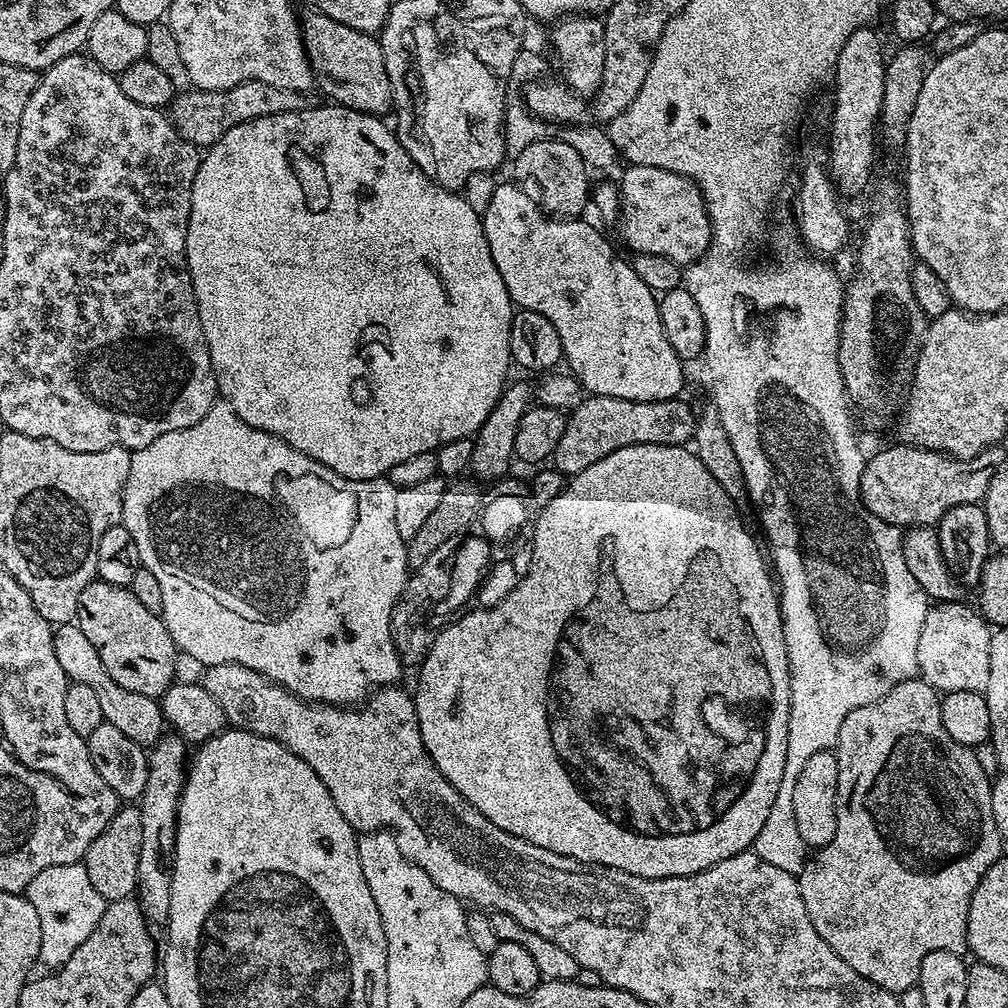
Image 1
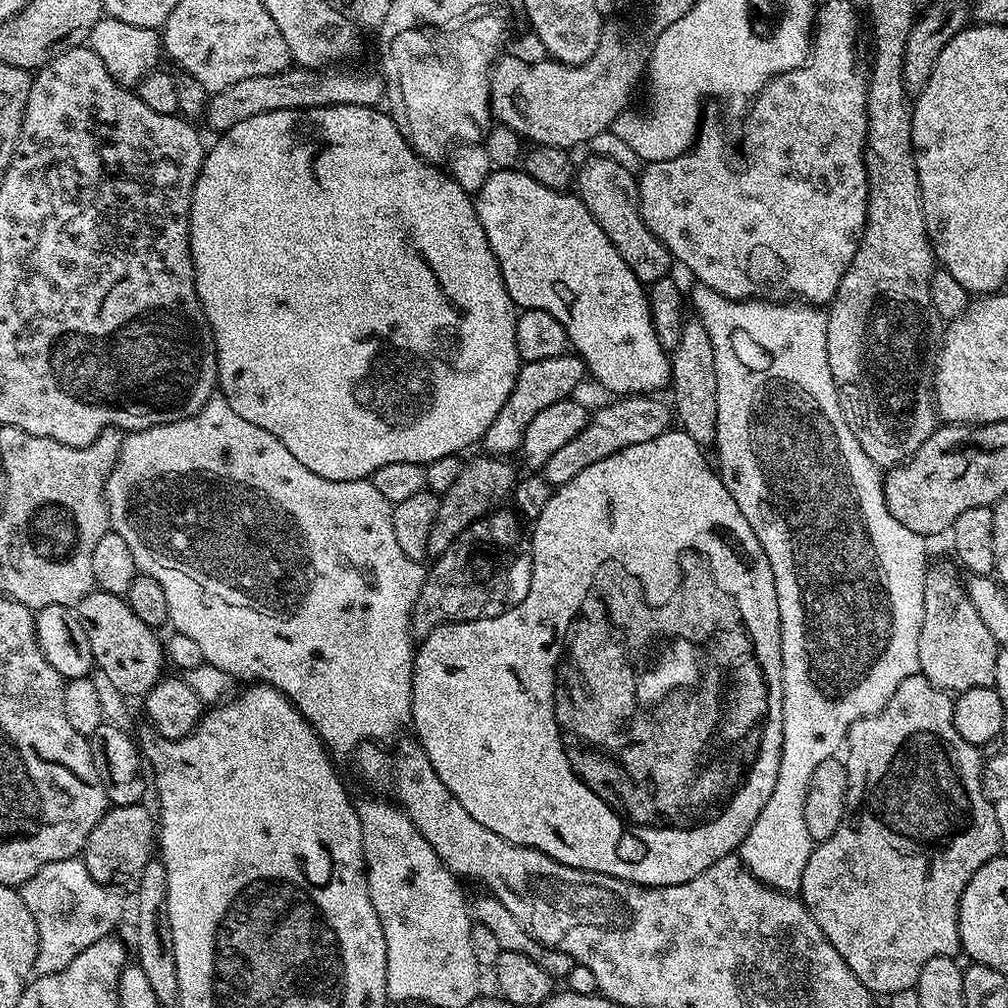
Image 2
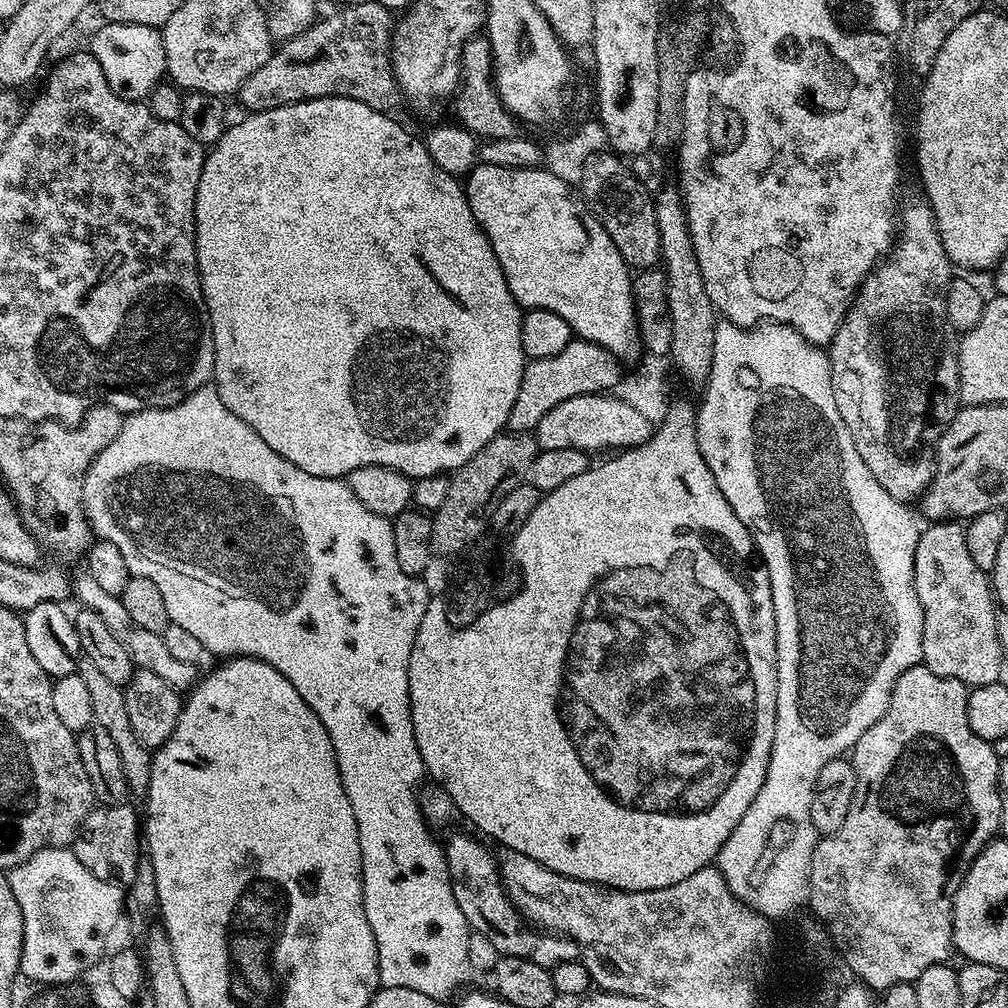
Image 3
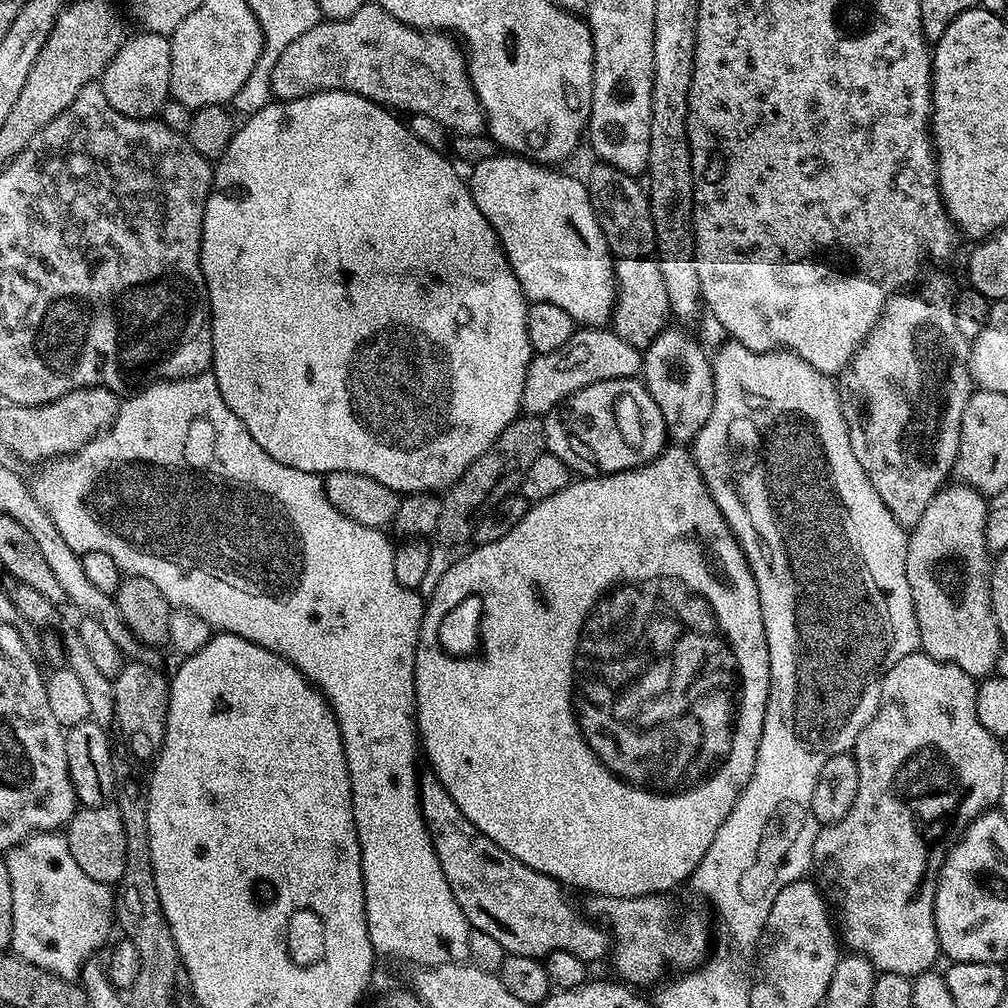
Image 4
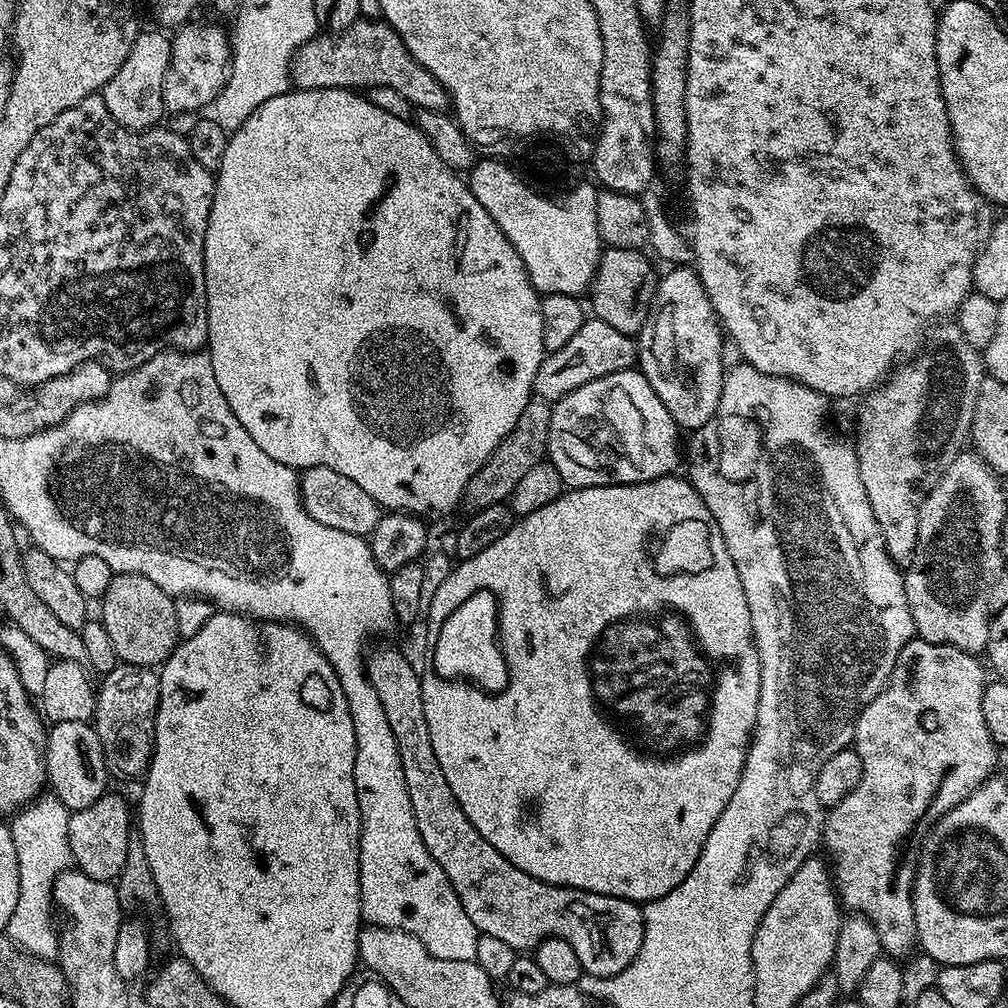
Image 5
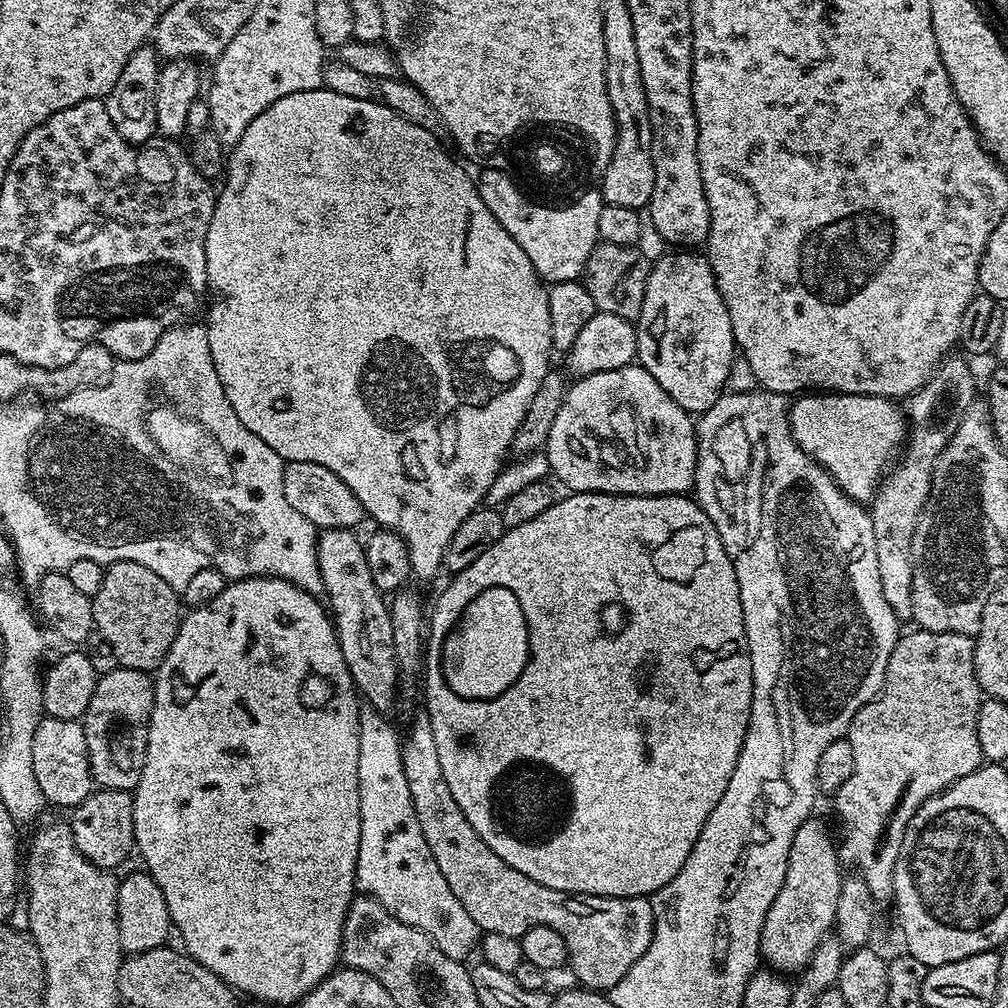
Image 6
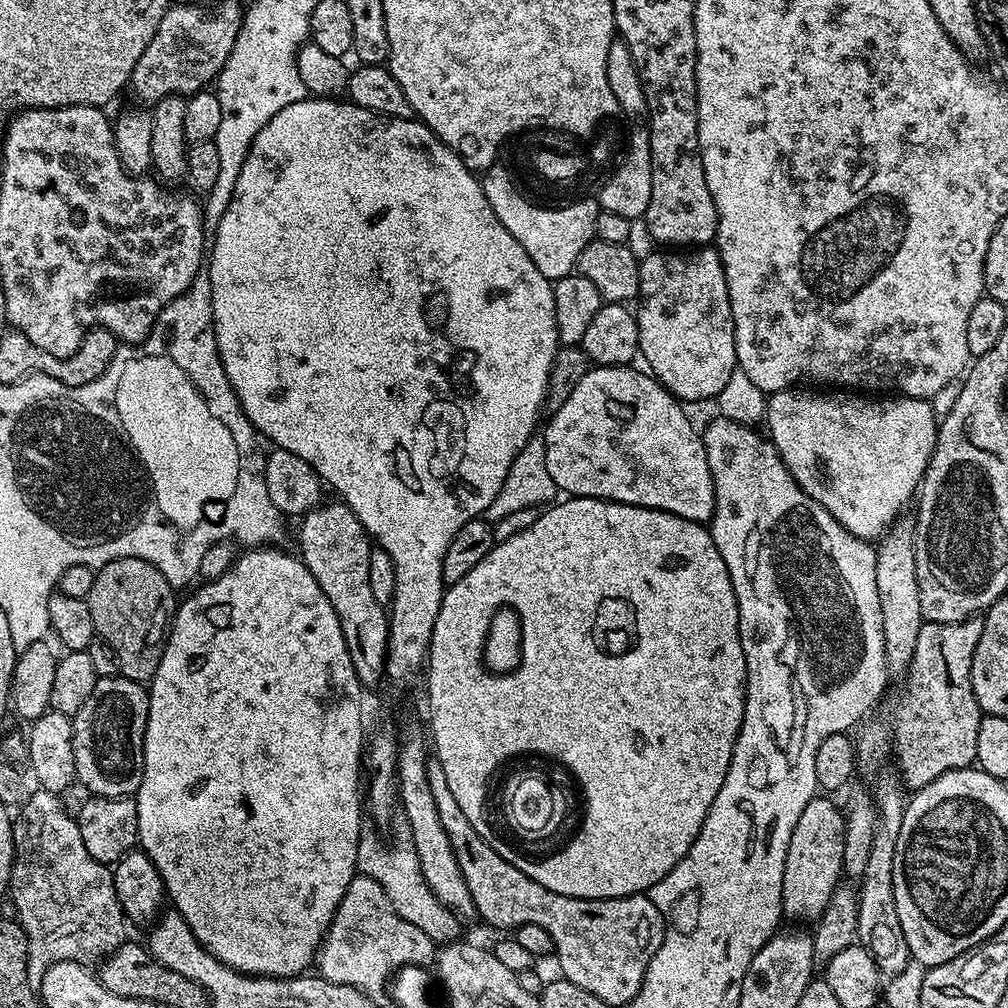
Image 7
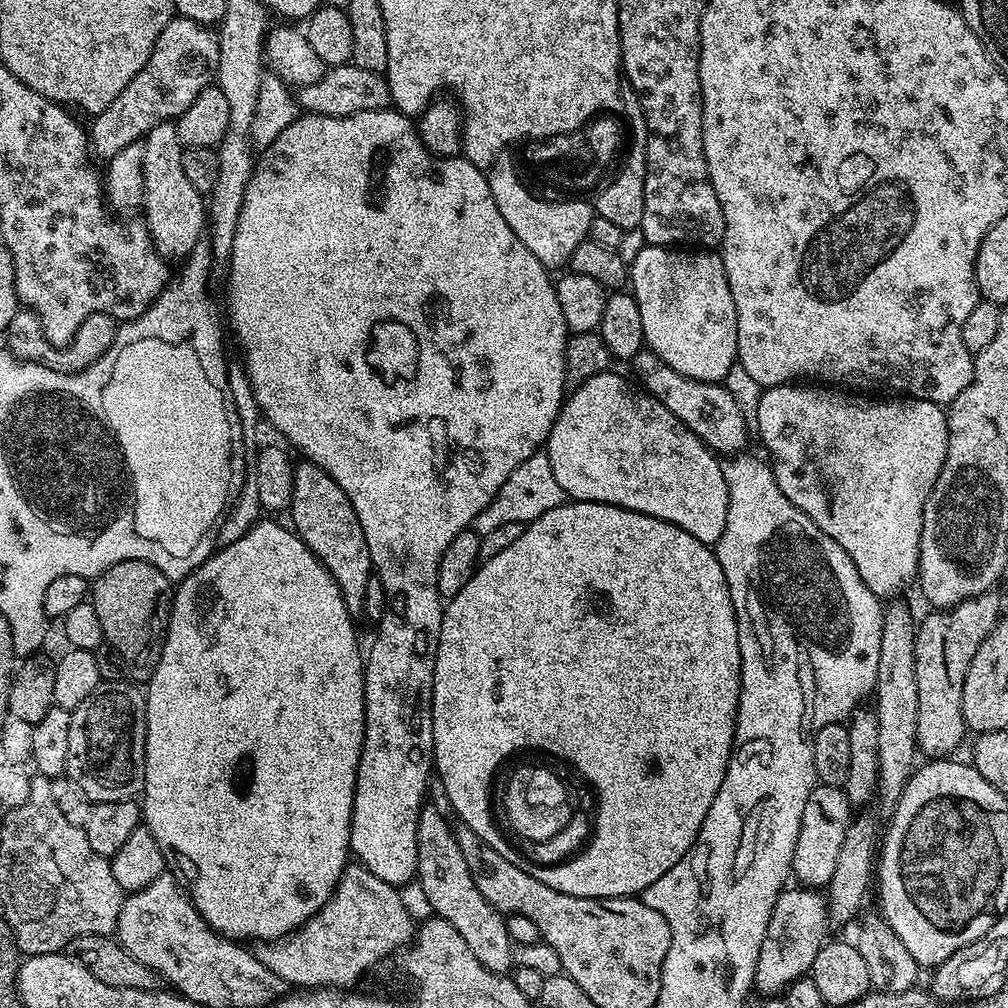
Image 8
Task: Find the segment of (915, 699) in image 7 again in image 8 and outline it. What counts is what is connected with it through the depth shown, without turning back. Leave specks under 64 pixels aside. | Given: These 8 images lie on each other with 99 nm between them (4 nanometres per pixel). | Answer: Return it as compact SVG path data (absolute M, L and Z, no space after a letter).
M993 590L983 592L974 598L966 598L961 604L956 604L953 608L945 608L943 610L929 611L929 616L919 621L916 629L916 671L918 673L918 730L916 731L916 746L921 753L925 752L928 758L948 758L953 755L952 752L966 737L966 729L964 727L964 719L962 718L962 682L966 682L966 670L970 666L970 662L974 658L974 654L978 654L978 648L982 646L982 642L990 634L990 630L994 630L994 626L1000 623L1002 613L1000 613L1000 596L999 591Z

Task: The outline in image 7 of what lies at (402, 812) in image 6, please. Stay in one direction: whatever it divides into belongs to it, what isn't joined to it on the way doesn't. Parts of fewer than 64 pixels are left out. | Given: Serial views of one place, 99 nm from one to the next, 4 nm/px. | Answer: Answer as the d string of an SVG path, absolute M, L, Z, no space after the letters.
M365 831L360 838L356 871L361 876L374 878L382 890L386 890L386 898L390 898L390 906L410 926L418 926L422 934L426 934L434 942L452 942L460 932L461 917L455 916L430 890L426 878L422 878L422 866L418 866L418 854L414 850L407 835L400 834L392 840L392 844L383 844L374 833Z

